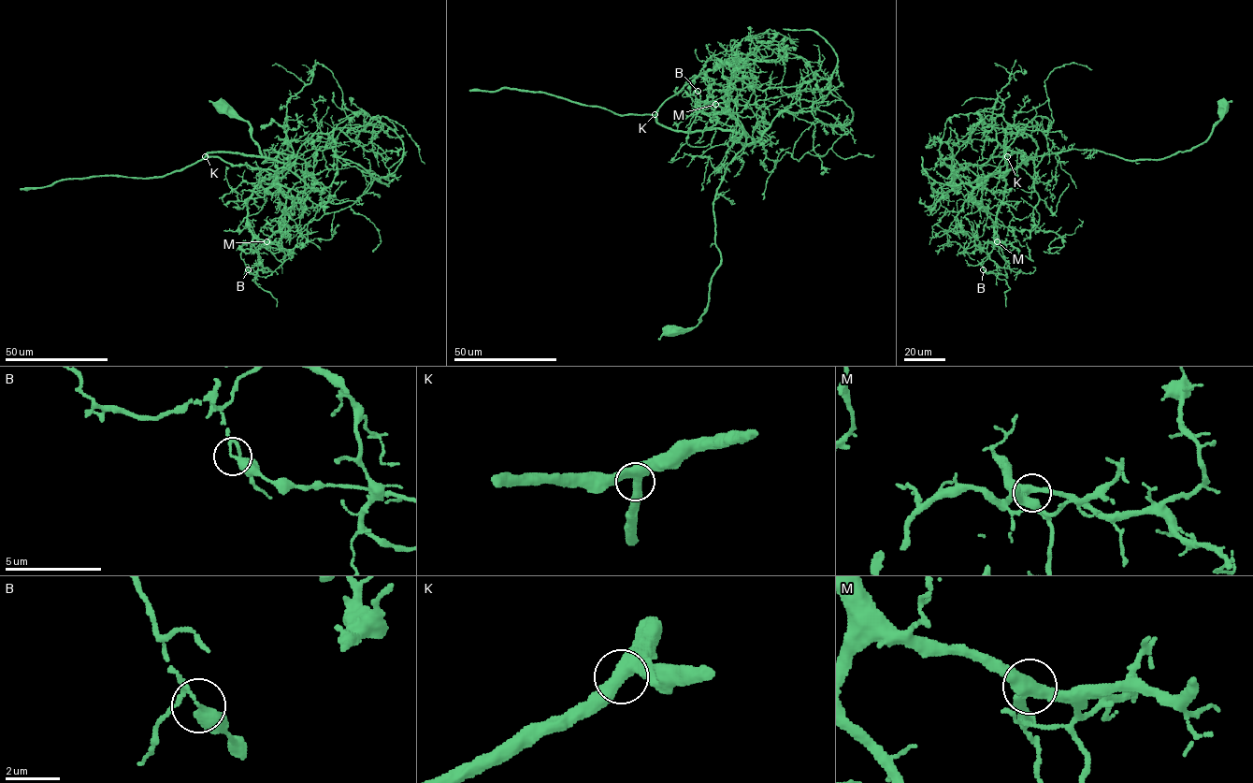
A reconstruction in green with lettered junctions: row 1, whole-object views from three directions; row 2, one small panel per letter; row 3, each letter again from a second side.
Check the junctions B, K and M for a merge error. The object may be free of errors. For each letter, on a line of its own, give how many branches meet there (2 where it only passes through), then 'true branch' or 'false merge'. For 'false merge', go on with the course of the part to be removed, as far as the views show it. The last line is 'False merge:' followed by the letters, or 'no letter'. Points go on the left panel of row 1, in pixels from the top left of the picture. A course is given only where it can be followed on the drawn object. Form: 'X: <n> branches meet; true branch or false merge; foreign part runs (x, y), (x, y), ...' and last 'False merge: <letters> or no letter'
B: 3 branches meet; false merge; foreign part runs (248, 269), (269, 275), (306, 224), (401, 160), (394, 124), (354, 132), (333, 74), (313, 69)
K: 3 branches meet; true branch
M: 3 branches meet; true branch
False merge: B

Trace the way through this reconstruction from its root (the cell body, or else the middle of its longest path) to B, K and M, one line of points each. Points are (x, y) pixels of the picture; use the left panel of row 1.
B: (221, 107), (248, 123), (266, 160), (271, 149), (296, 157), (249, 198), (252, 240), (240, 253), (248, 269)
K: (221, 107), (248, 123), (266, 160), (271, 149), (296, 159), (205, 156)
M: (221, 107), (248, 123), (266, 160), (271, 149), (296, 157), (249, 198), (249, 229), (266, 241)

